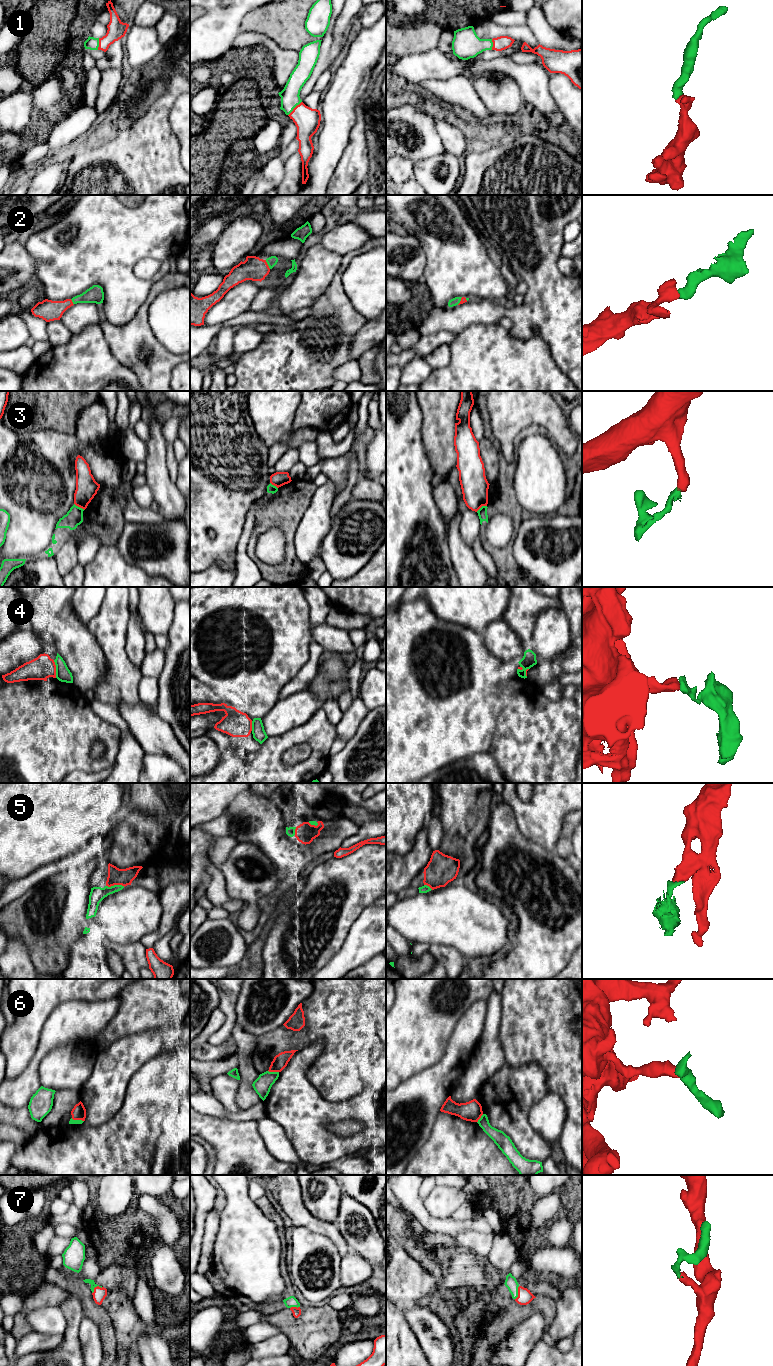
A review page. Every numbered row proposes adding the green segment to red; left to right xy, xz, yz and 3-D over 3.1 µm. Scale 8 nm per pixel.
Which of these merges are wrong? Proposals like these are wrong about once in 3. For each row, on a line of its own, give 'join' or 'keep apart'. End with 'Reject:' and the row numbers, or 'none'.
1: join
2: join
3: keep apart
4: keep apart
5: join
6: keep apart
7: join
Reject: 3, 4, 6

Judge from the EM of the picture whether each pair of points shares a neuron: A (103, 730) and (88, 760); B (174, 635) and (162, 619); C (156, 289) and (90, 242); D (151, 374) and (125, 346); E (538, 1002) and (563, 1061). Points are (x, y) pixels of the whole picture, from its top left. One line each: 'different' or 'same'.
A: same
B: different
C: different
D: same
E: same

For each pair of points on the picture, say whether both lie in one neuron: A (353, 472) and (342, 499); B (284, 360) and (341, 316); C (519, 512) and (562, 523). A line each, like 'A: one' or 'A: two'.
A: one
B: one
C: two

